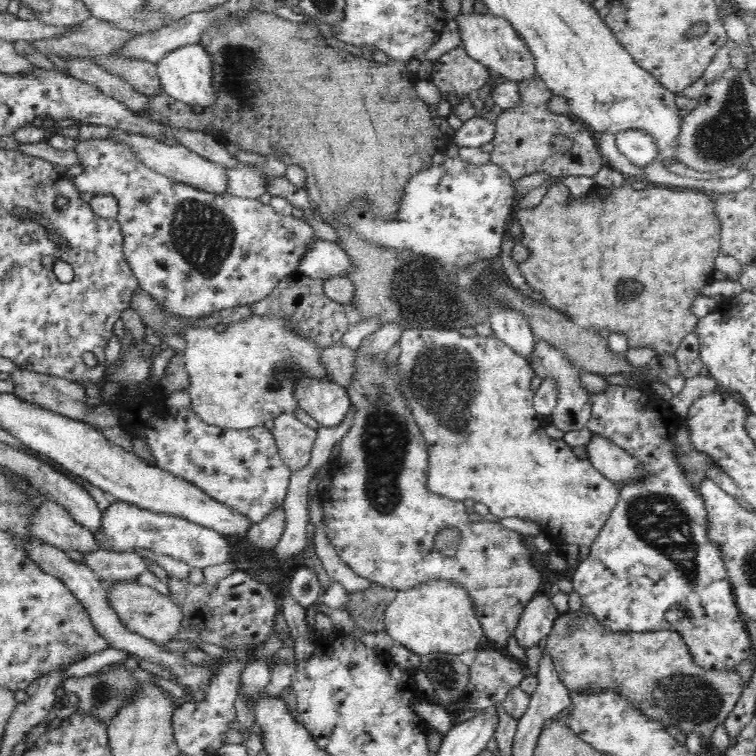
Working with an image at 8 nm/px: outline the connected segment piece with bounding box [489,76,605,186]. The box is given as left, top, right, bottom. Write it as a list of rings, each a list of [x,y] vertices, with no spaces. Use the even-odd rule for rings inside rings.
[[[538,76],[537,79],[518,81],[521,103],[511,109],[505,109],[498,115],[496,132],[492,138],[494,150],[490,153],[490,161],[510,175],[513,184],[523,176],[534,173],[546,173],[548,176],[567,177],[594,176],[605,162],[598,151],[598,143],[593,139],[593,132],[570,115],[555,114],[548,109],[552,92]],[[554,136],[571,139],[571,149],[554,150]]]

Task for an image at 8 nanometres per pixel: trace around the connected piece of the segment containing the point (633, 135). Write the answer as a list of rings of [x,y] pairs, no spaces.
[[[622,131],[615,136],[615,143],[622,154],[637,168],[648,166],[658,157],[658,149],[654,146],[654,140],[644,131]]]

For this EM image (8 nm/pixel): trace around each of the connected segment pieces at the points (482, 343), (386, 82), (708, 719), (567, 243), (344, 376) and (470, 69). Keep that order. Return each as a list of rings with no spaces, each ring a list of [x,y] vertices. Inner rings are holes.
[[[411,328],[406,329],[399,340],[401,351],[397,356],[398,369],[402,369],[401,391],[409,401],[409,407],[413,409],[413,415],[418,426],[423,431],[426,444],[429,444],[429,475],[427,487],[432,493],[450,497],[452,500],[463,501],[472,498],[476,503],[484,503],[489,512],[498,518],[529,518],[538,522],[540,526],[550,526],[550,539],[553,546],[561,547],[566,544],[578,546],[590,546],[598,538],[604,524],[617,506],[621,489],[614,482],[608,480],[594,465],[590,459],[578,459],[572,451],[572,447],[562,438],[553,440],[542,428],[538,413],[533,407],[534,391],[531,389],[531,381],[535,378],[534,370],[529,365],[527,357],[520,356],[510,345],[500,340],[494,333],[492,336],[466,337],[456,328]]]
[[[234,2],[226,6],[231,9],[226,17],[207,25],[200,41],[212,59],[216,106],[196,113],[194,108],[170,98],[162,90],[161,94],[149,97],[151,111],[147,116],[172,128],[215,134],[221,141],[237,144],[246,152],[262,155],[281,148],[286,164],[298,165],[306,171],[309,199],[317,204],[327,223],[327,217],[336,209],[347,207],[352,196],[372,200],[377,216],[390,217],[411,174],[431,166],[430,158],[439,152],[436,139],[447,131],[418,96],[415,84],[419,76],[404,69],[410,59],[369,62],[343,49],[327,46],[325,38],[319,38],[317,26],[312,28],[286,20],[271,12],[271,8],[267,12],[252,9],[246,18],[240,18]]]
[[[568,610],[555,620],[543,646],[560,680],[569,691],[579,692],[580,689],[591,687],[616,688],[622,696],[632,700],[638,709],[642,709],[642,713],[658,720],[664,728],[676,727],[687,733],[699,733],[703,748],[714,748],[710,742],[713,731],[723,725],[729,713],[733,712],[743,691],[742,677],[736,671],[706,671],[698,667],[690,658],[682,635],[670,629],[642,634],[618,634],[603,627],[590,612]]]
[[[626,179],[624,184],[617,189],[604,188],[598,184],[590,191],[590,194],[570,200],[570,189],[562,182],[553,184],[543,195],[538,204],[530,208],[520,208],[516,212],[517,219],[522,225],[524,238],[523,245],[529,250],[529,258],[519,264],[519,271],[525,282],[544,299],[549,307],[568,315],[576,324],[583,328],[596,332],[607,328],[611,333],[618,332],[629,338],[631,348],[651,346],[656,356],[675,354],[681,340],[688,336],[699,320],[691,311],[693,301],[700,295],[701,289],[713,281],[715,259],[720,255],[720,221],[714,215],[712,196],[706,192],[688,188],[670,188],[649,184],[644,190],[636,190],[631,186],[631,179]]]
[[[338,340],[332,346],[326,346],[326,348],[321,350],[321,359],[325,361],[326,373],[330,374],[330,381],[338,383],[346,389],[355,374],[354,350],[346,346],[341,340]]]
[[[460,43],[440,56],[430,80],[439,86],[445,99],[452,92],[458,96],[478,91],[488,78],[488,67],[474,60]]]

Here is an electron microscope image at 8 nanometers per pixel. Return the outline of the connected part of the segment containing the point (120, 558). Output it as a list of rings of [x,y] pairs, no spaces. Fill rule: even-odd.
[[[98,549],[96,552],[77,554],[77,558],[86,563],[106,585],[116,587],[118,583],[136,583],[138,577],[147,569],[149,559],[132,551],[108,551]]]

